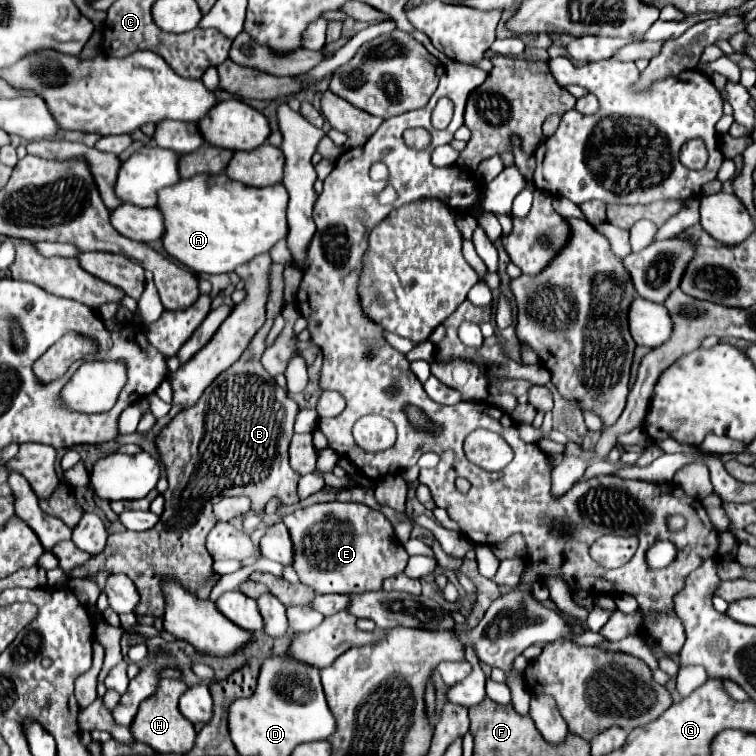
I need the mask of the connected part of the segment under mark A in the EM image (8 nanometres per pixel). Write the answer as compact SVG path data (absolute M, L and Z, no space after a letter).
M226 174L180 180L160 190L158 206L166 220L162 242L170 256L196 274L230 274L286 238L286 204L288 192L282 184L252 188L228 180Z

